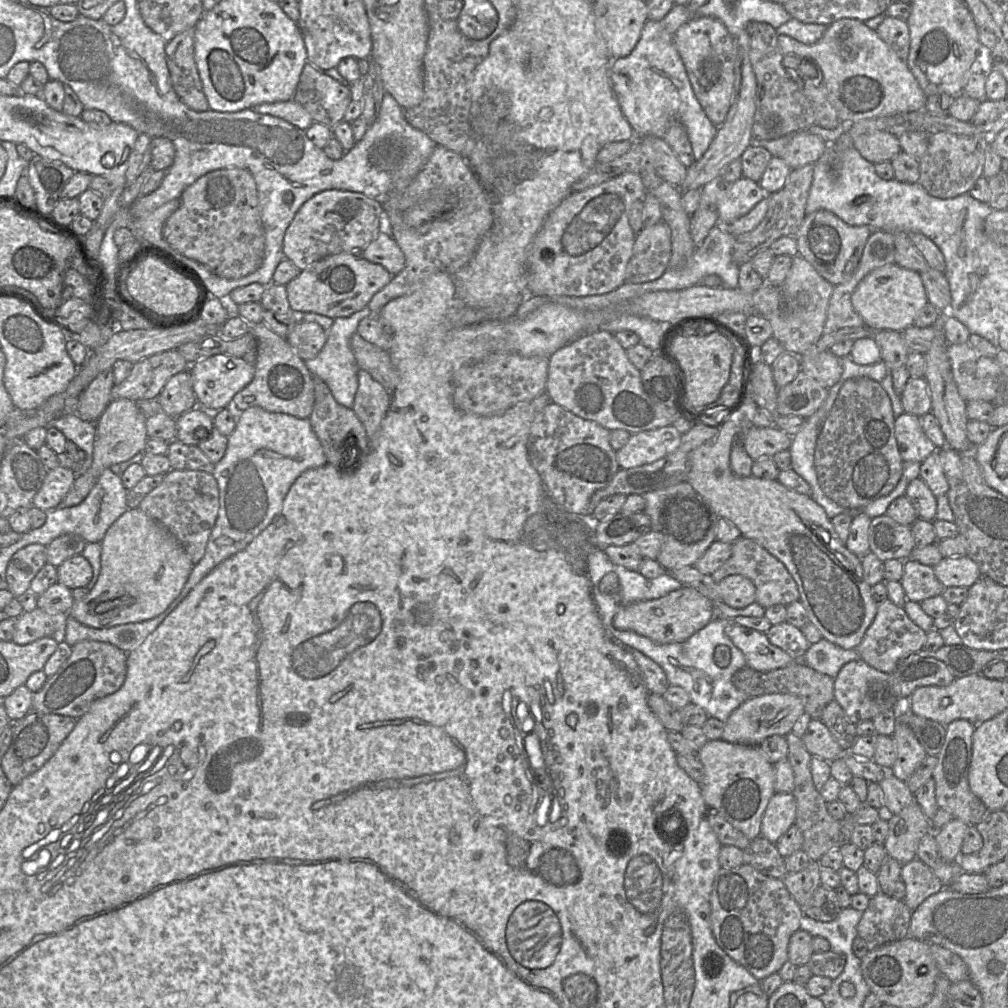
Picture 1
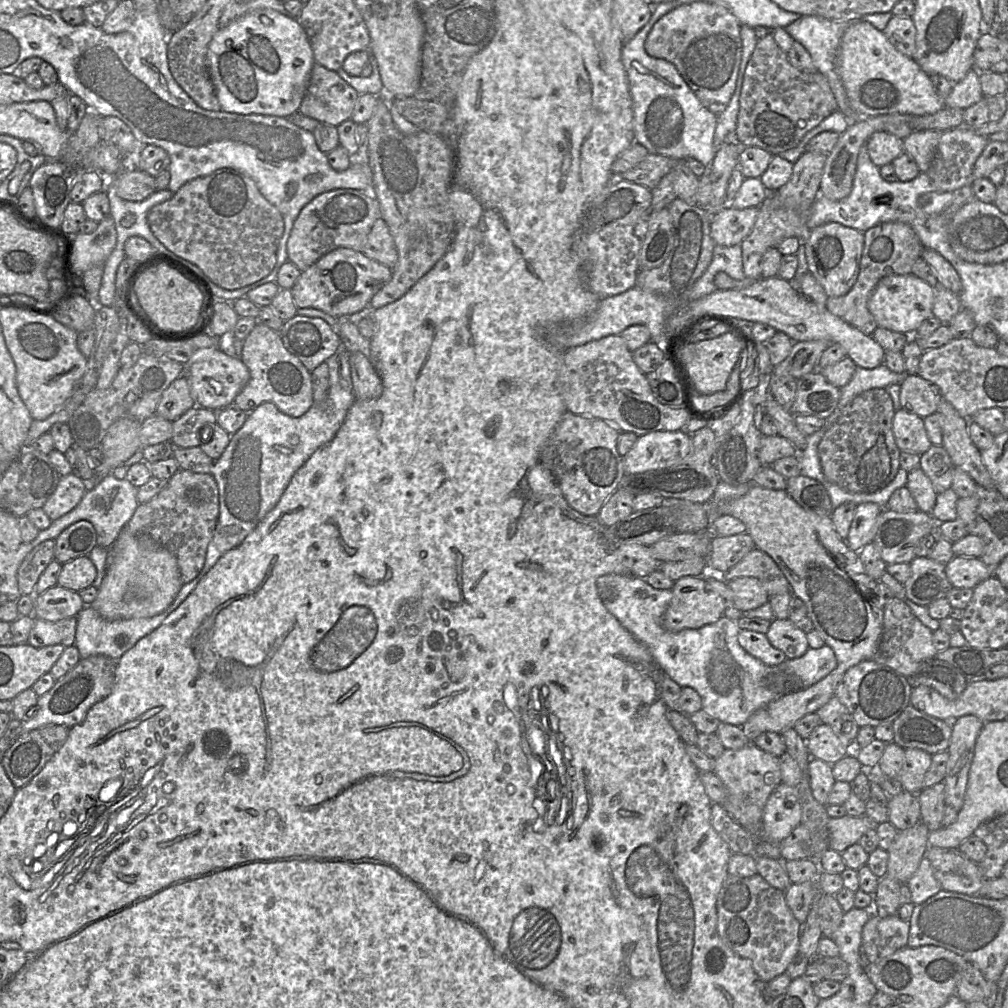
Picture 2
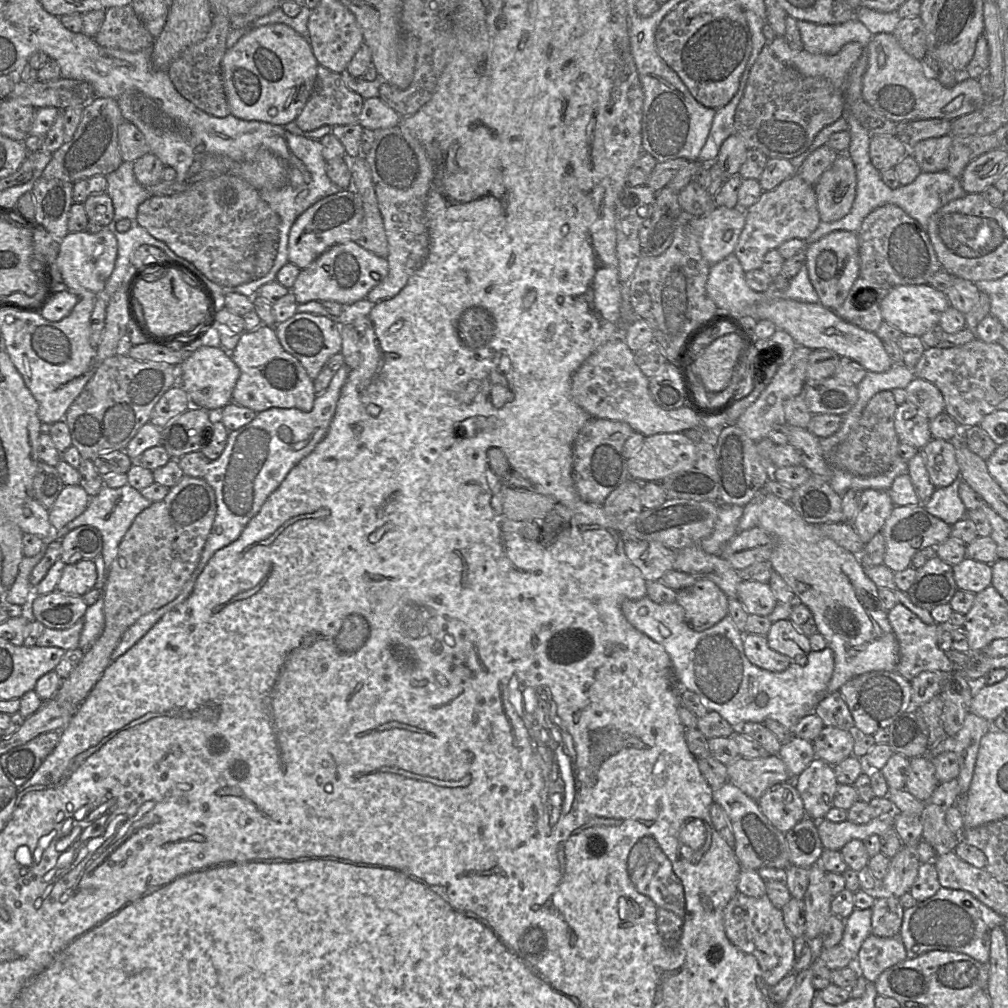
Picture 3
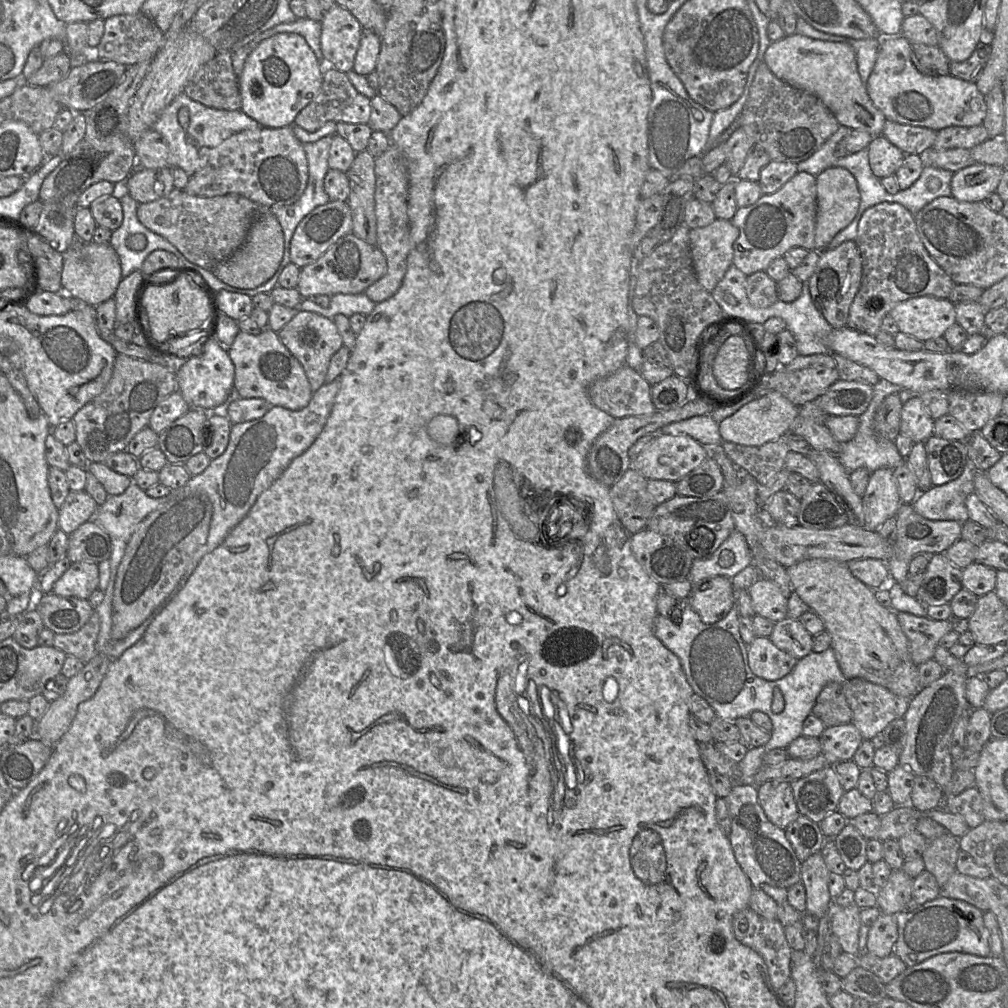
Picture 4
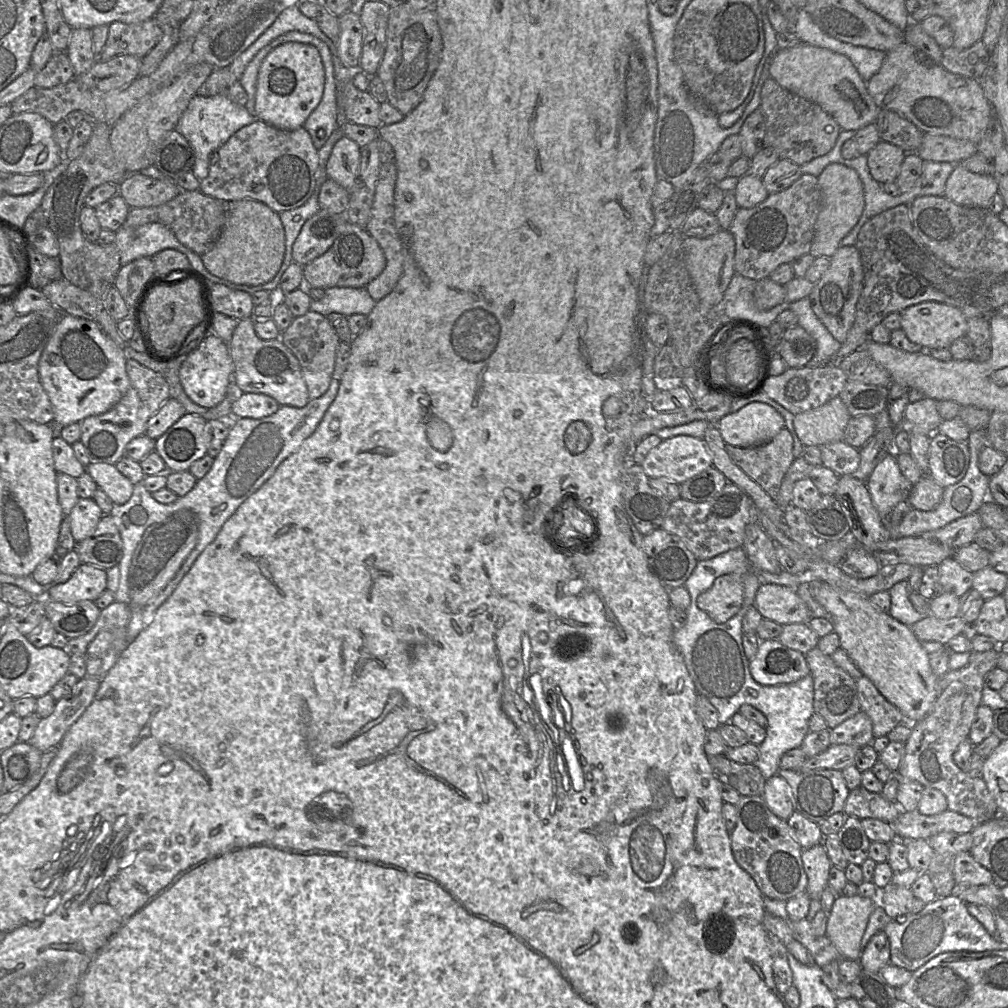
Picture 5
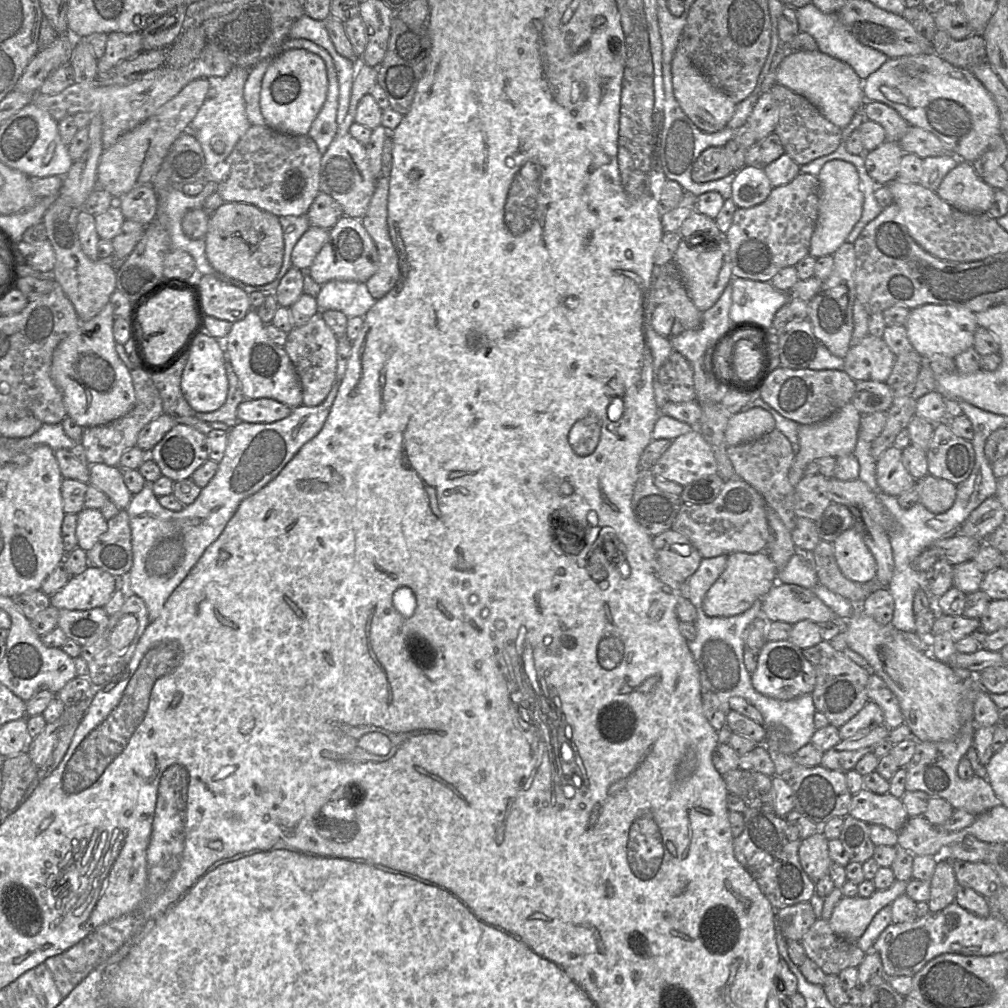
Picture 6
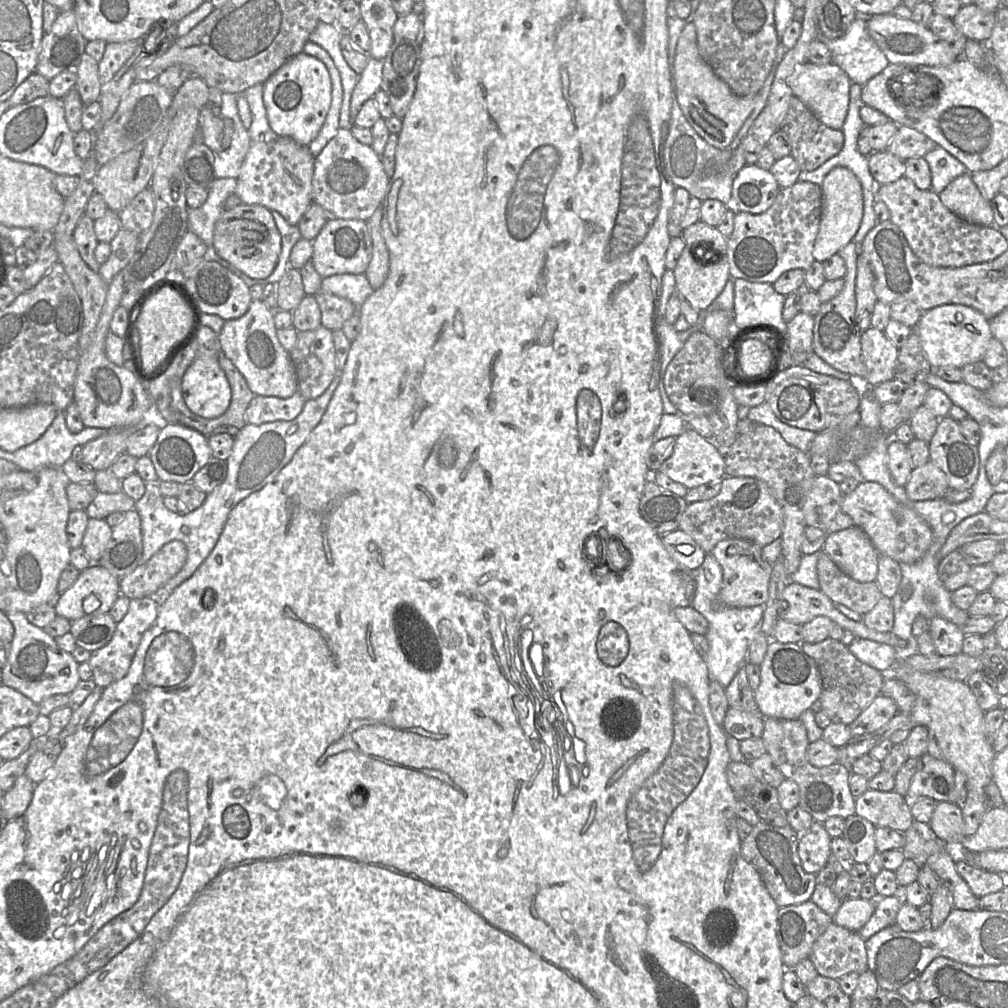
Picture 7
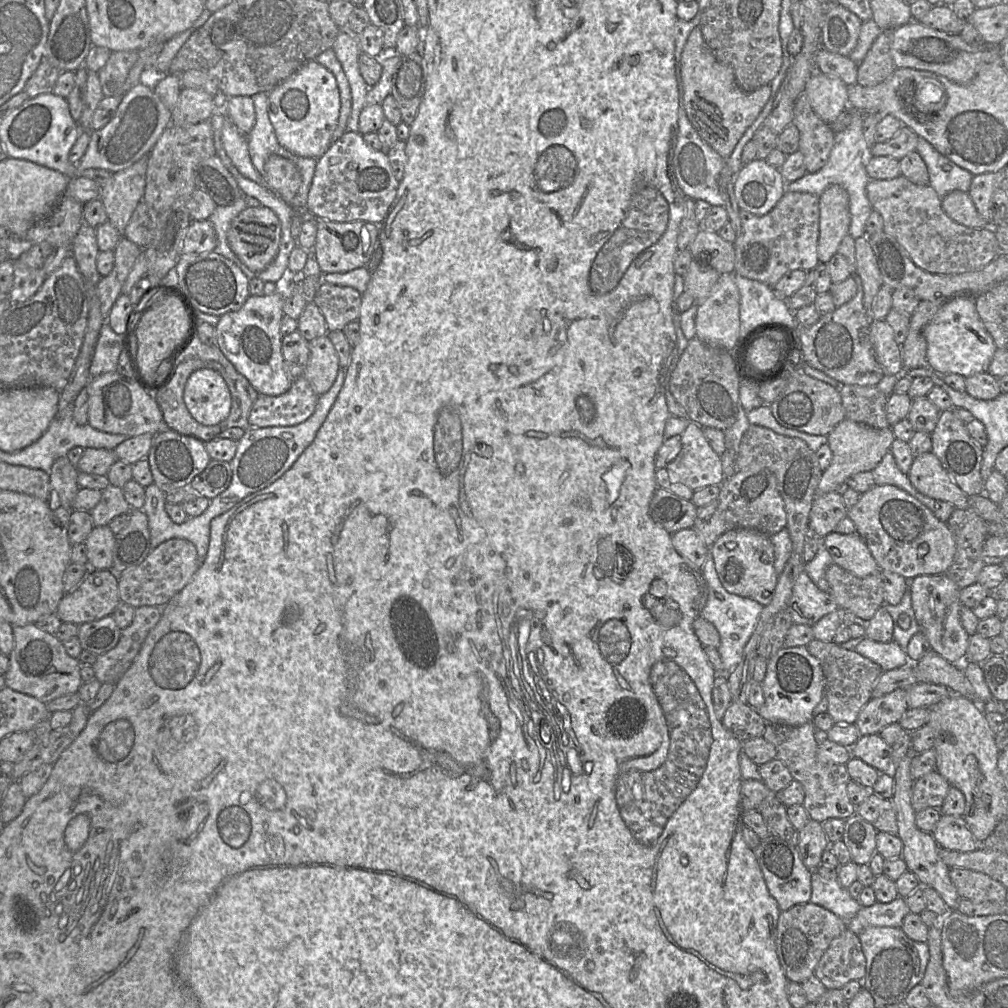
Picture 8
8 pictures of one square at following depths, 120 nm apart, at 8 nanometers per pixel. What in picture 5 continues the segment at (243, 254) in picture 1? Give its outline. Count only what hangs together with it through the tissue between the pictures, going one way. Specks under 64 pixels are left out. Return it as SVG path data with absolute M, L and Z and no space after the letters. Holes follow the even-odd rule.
M180 191L176 197L155 207L131 208L125 225L140 227L150 223L161 223L168 227L177 240L199 256L210 250L218 240L226 219L228 201L218 200L201 191Z

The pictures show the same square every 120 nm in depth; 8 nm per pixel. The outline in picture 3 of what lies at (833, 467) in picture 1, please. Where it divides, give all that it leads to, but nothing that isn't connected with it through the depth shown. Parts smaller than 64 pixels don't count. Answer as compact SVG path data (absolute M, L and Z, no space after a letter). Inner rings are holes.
M891 391L876 393L864 407L860 419L844 441L830 454L830 466L856 476L874 477L887 472L898 455L900 441L894 427L898 405Z

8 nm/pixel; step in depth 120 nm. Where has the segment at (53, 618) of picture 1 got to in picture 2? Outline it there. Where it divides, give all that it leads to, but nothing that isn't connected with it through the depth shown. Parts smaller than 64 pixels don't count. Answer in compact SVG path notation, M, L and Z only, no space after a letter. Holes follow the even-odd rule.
M76 617L50 622L35 619L27 643L35 648L60 644L65 647L73 646L76 634Z

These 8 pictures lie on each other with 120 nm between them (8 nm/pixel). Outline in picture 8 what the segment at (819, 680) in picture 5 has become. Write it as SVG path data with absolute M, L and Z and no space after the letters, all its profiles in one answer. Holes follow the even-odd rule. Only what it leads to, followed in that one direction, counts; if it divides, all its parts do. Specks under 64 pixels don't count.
M813 639L806 649L820 662L824 675L824 695L828 702L827 713L834 724L854 724L862 708L872 698L873 689L883 670L870 659L854 650L841 648L833 641Z

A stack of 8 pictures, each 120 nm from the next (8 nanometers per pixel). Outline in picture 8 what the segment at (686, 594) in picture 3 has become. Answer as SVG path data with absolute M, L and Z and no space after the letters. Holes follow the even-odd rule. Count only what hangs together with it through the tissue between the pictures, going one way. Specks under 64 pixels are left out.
M751 529L730 530L718 537L710 547L710 553L719 580L727 592L749 598L762 606L770 604L778 580L770 536Z

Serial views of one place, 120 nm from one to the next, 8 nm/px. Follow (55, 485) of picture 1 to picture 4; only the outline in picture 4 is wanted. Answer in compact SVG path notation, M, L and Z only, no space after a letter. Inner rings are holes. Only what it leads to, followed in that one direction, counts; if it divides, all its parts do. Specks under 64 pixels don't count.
M85 490L70 491L58 510L58 528L70 535L88 522L96 509L97 503Z

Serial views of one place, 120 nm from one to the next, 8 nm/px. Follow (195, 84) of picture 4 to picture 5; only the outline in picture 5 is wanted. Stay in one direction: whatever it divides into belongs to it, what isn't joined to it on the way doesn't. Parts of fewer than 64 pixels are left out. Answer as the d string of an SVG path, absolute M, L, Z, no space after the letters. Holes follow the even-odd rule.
M229 66L214 68L206 81L197 90L198 96L223 95L234 103L245 106L247 95L240 80L230 71Z

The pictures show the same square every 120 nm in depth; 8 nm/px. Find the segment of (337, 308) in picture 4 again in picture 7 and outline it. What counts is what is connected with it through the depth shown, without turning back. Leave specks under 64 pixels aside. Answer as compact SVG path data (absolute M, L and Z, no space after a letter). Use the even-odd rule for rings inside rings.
M365 273L336 274L322 278L321 290L350 300L360 307L373 293Z

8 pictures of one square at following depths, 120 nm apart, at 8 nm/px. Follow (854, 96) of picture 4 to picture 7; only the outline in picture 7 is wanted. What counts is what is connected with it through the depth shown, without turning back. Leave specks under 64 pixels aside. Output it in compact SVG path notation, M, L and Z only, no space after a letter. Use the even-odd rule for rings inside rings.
M807 61L798 66L790 77L793 95L798 97L825 125L840 130L848 112L851 83L845 71L834 63L816 65Z

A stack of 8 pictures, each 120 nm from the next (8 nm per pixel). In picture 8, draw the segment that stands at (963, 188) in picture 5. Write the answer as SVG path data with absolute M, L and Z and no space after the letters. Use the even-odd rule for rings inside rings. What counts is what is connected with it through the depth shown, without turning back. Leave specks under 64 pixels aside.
M953 190L942 197L942 208L954 221L970 228L987 227L987 222L979 214L969 192Z

